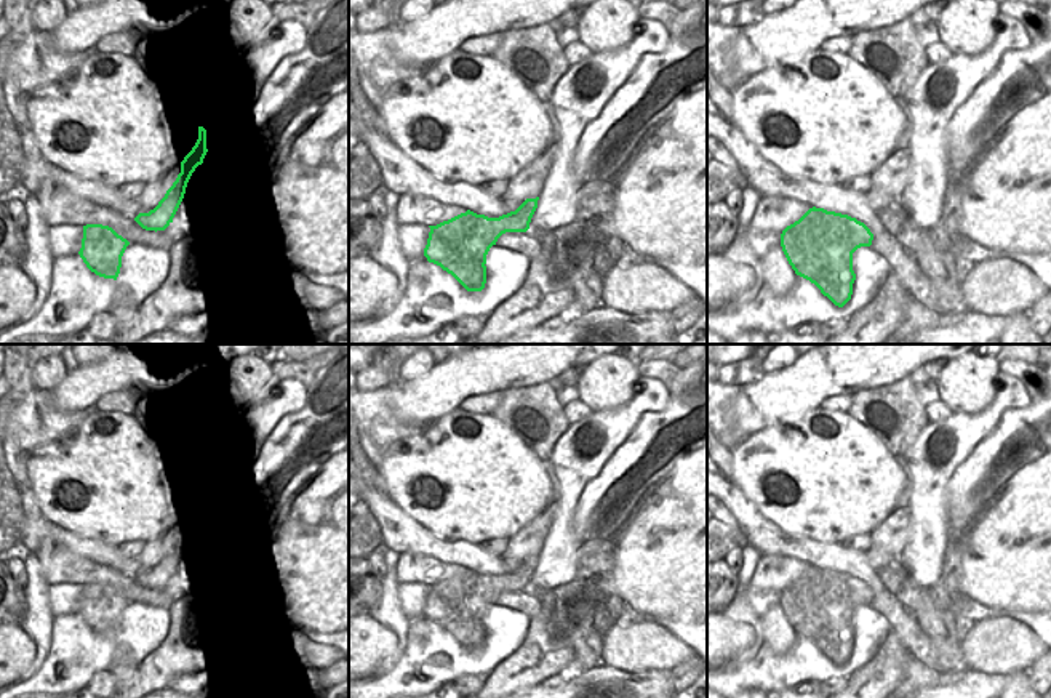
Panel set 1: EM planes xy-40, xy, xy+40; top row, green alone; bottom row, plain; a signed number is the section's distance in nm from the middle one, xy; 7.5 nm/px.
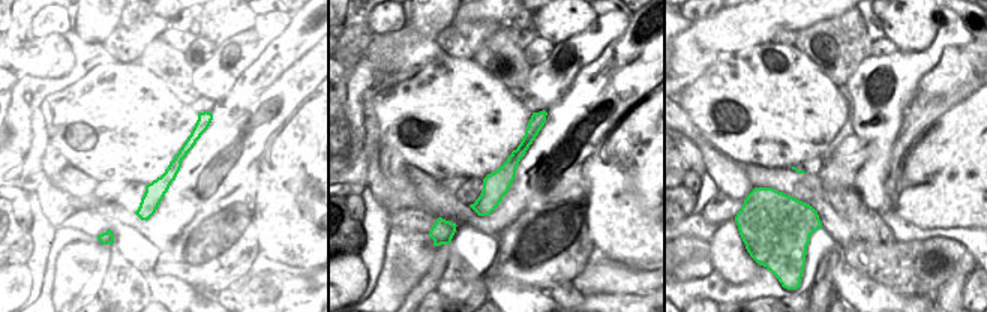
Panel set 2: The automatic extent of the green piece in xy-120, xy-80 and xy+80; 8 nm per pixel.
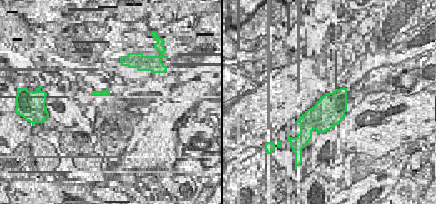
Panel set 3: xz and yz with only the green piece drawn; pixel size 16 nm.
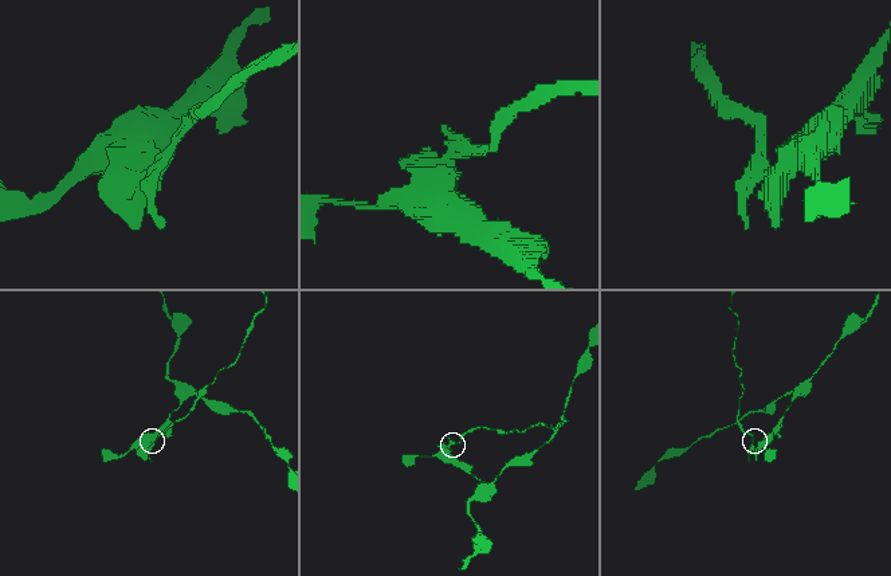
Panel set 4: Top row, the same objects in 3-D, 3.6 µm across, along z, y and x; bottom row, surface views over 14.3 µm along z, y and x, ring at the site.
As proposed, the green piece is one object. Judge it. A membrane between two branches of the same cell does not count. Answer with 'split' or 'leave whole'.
split

